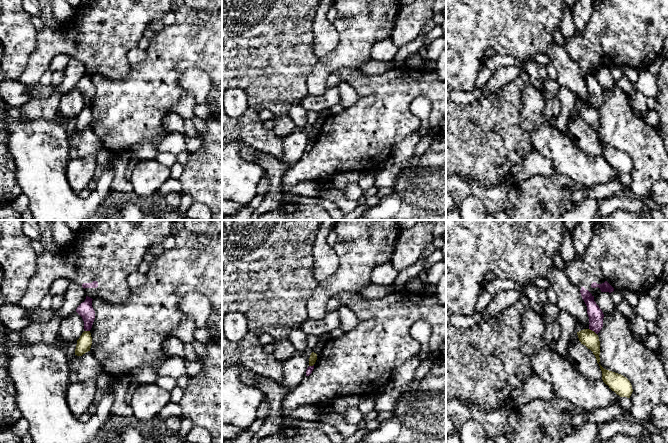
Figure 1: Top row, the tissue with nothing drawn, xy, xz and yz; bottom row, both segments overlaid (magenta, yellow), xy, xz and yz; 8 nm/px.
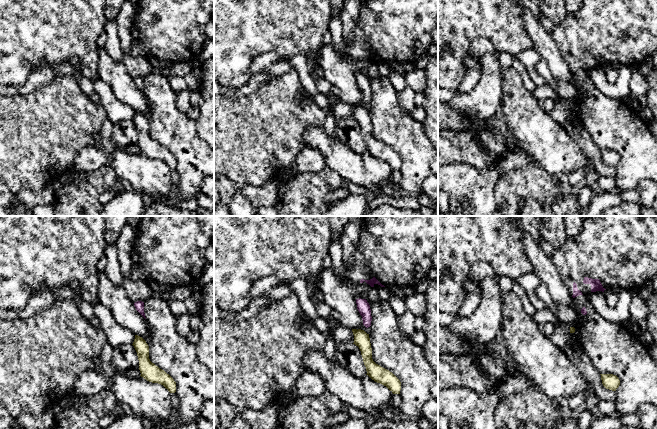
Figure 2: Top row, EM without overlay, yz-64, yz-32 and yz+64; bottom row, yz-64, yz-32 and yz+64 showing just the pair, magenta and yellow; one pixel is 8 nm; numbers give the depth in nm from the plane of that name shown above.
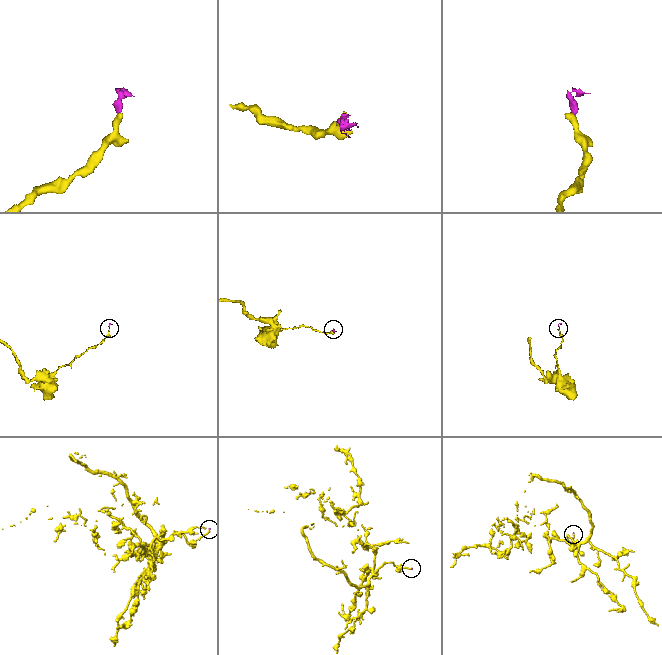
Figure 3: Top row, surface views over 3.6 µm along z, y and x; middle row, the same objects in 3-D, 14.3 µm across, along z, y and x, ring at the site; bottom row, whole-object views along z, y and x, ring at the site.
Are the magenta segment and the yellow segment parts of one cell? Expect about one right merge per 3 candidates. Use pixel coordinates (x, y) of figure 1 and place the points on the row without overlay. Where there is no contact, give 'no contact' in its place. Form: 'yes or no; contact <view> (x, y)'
no; contact yz (593, 106)

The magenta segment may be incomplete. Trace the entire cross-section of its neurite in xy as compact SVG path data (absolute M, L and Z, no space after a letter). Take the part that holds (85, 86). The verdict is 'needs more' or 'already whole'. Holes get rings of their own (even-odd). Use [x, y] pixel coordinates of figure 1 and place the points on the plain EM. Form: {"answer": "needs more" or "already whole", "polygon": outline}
{"answer": "needs more", "polygon": "M38 0L40 5L40 16L43 28L36 32L36 47L29 56L28 64L19 78L19 82L26 86L35 85L40 82L42 75L50 70L53 58L59 54L68 55L82 61L86 68L86 75L76 85L76 88L84 97L85 107L90 107L95 95L95 87L92 83L93 75L102 75L115 81L125 80L132 66L128 60L128 53L138 46L144 31L153 21L162 21L163 15L171 10L172 0L92 0L90 10L82 12L81 4L74 5L74 15L68 22L59 22L52 11L50 0Z"}

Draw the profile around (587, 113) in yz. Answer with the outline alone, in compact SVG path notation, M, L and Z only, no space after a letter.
M584 105L577 108L579 117L581 120L585 121L588 125L590 125L596 133L597 139L600 138L600 117L598 111L590 106Z

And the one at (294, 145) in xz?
M312 126L295 127L293 132L283 139L283 154L277 159L289 167L295 164L306 152Z

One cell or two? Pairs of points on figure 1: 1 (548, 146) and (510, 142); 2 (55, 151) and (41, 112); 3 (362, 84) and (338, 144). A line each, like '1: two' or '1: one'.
1: two
2: two
3: one

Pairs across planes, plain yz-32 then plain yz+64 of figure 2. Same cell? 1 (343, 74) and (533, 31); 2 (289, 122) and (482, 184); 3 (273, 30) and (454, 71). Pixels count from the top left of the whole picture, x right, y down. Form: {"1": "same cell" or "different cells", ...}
{"1": "same cell", "2": "different cells", "3": "same cell"}

